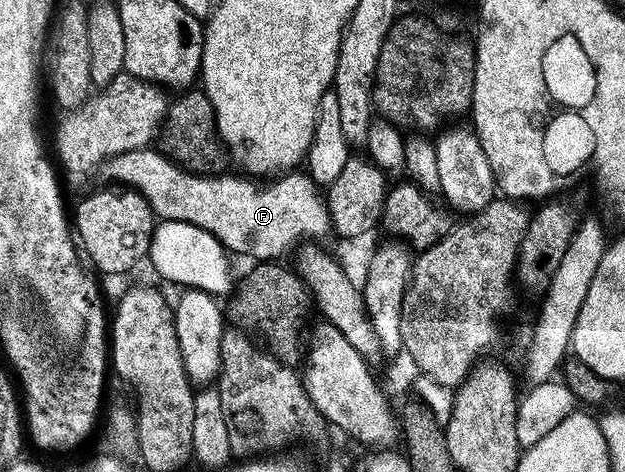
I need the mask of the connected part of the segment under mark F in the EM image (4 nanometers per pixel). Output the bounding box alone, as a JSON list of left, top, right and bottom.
[99,147,330,263]

